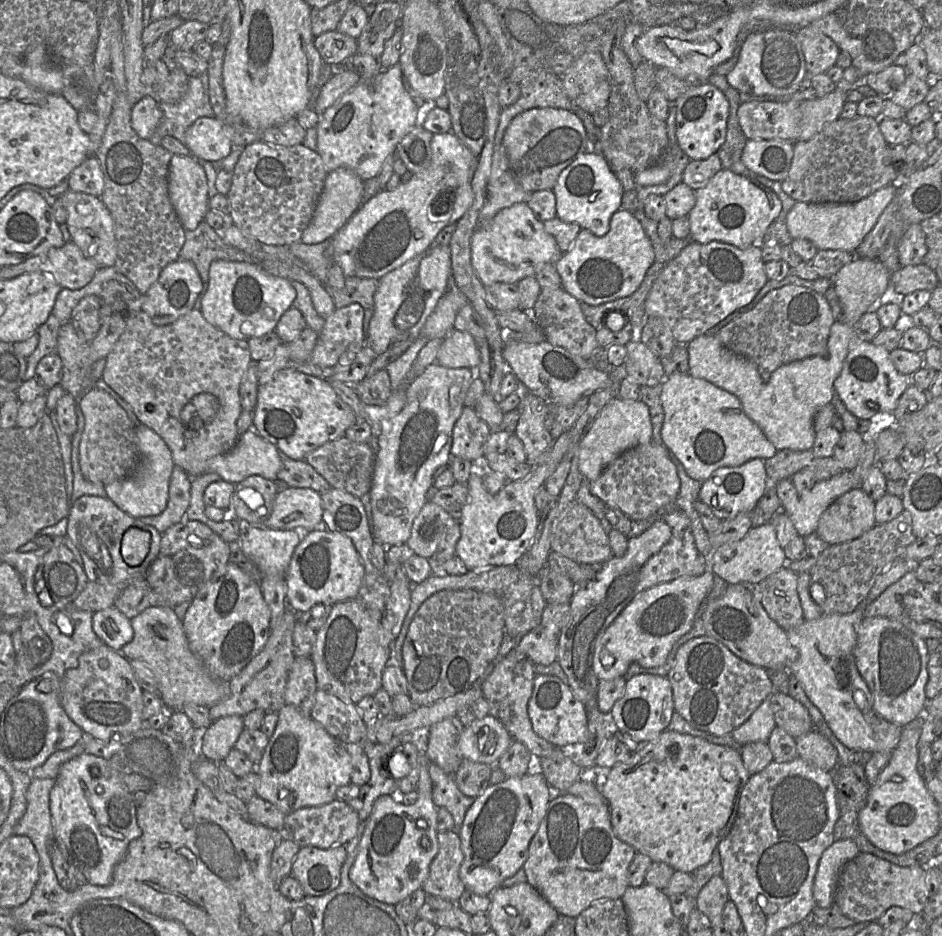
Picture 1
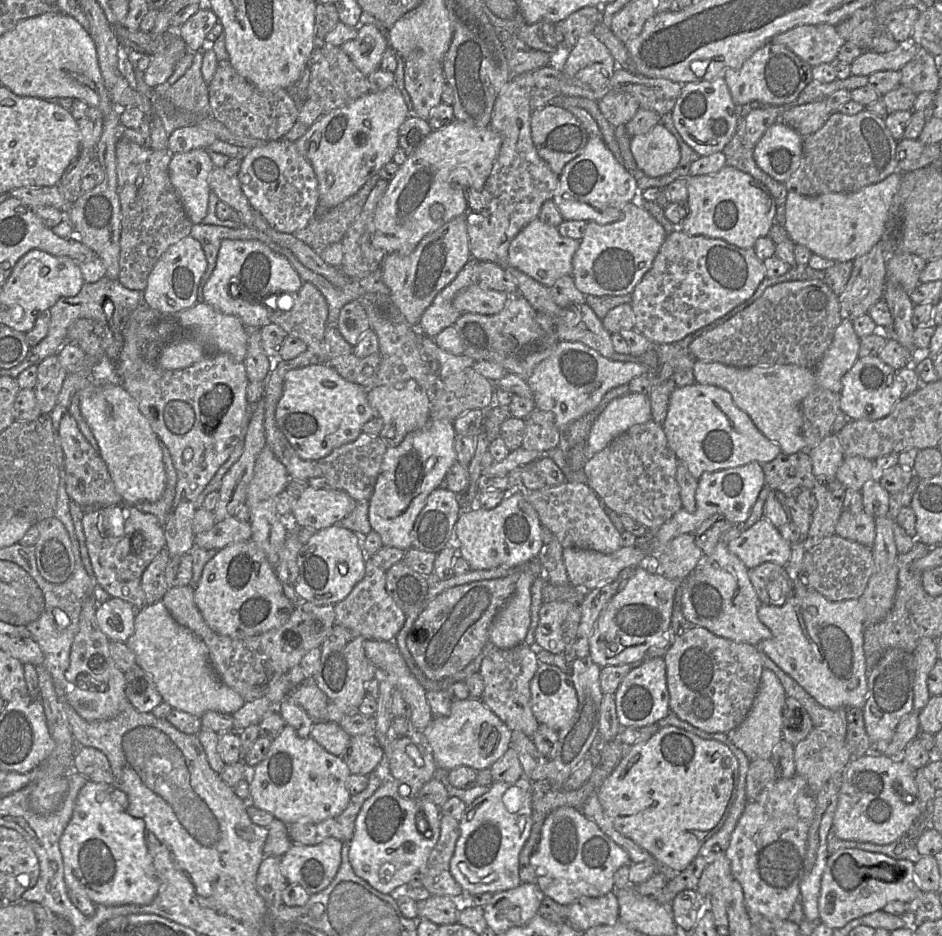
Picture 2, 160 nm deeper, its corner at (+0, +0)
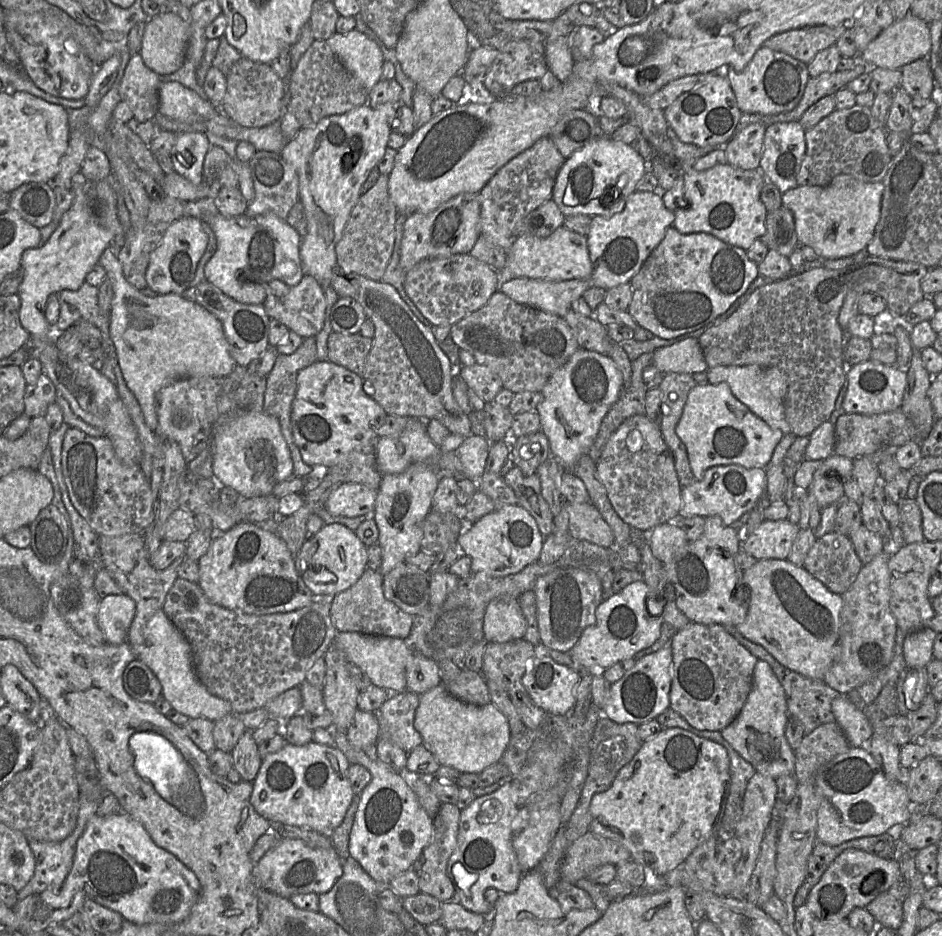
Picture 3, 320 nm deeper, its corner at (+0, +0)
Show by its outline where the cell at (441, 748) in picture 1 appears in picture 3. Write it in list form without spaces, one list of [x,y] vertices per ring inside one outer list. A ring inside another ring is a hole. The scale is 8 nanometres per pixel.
[[[412,651],[406,667],[406,684],[407,690],[418,695],[441,684],[437,662]]]

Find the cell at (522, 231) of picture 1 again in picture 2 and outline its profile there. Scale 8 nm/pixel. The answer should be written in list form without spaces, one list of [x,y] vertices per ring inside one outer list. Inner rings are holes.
[[[538,218],[528,223],[511,241],[508,249],[509,264],[537,282],[550,287],[563,276],[571,276],[573,255],[580,240],[563,237],[556,227],[541,222]]]

